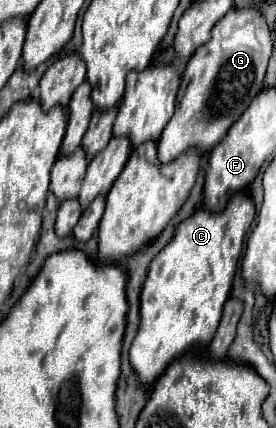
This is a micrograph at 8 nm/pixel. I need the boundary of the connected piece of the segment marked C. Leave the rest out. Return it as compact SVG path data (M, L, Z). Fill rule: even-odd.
M236 193L220 213L212 213L206 207L196 209L176 225L170 243L152 259L140 295L140 329L130 347L130 363L144 385L152 385L192 343L212 341L252 221L252 197Z

